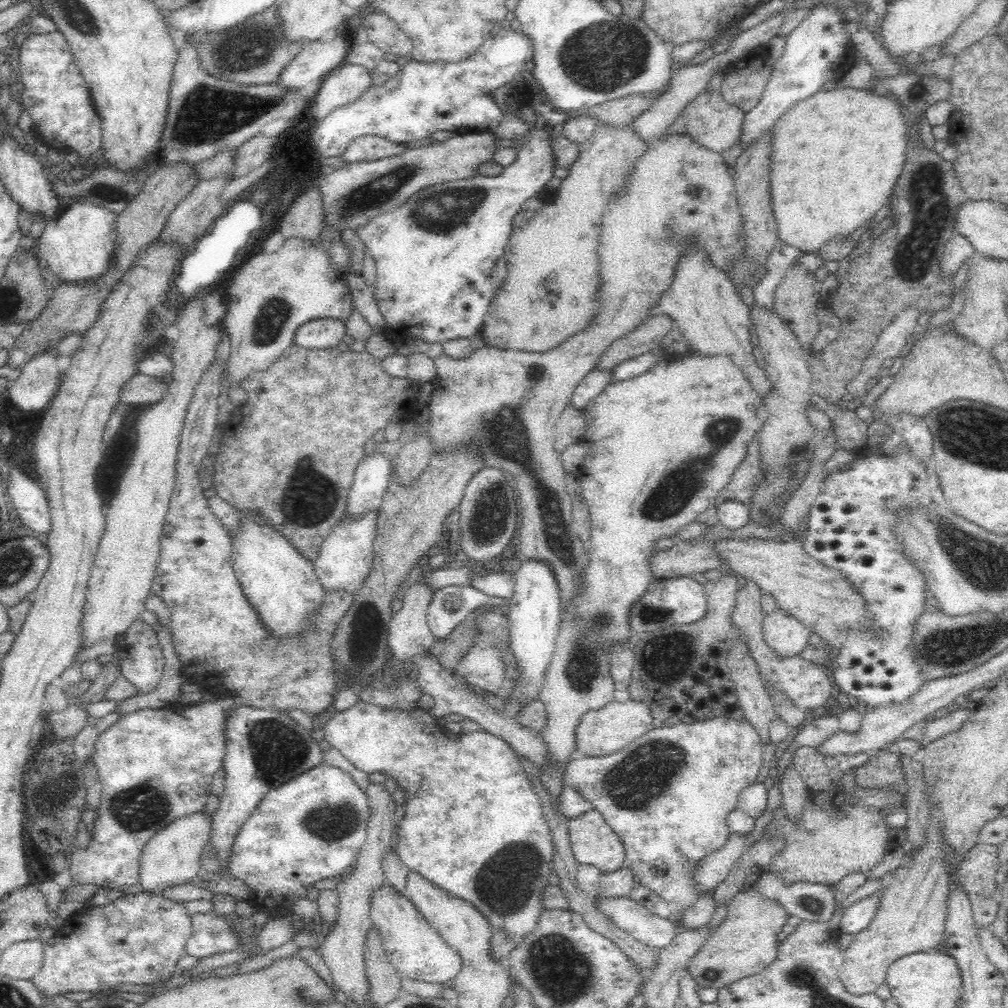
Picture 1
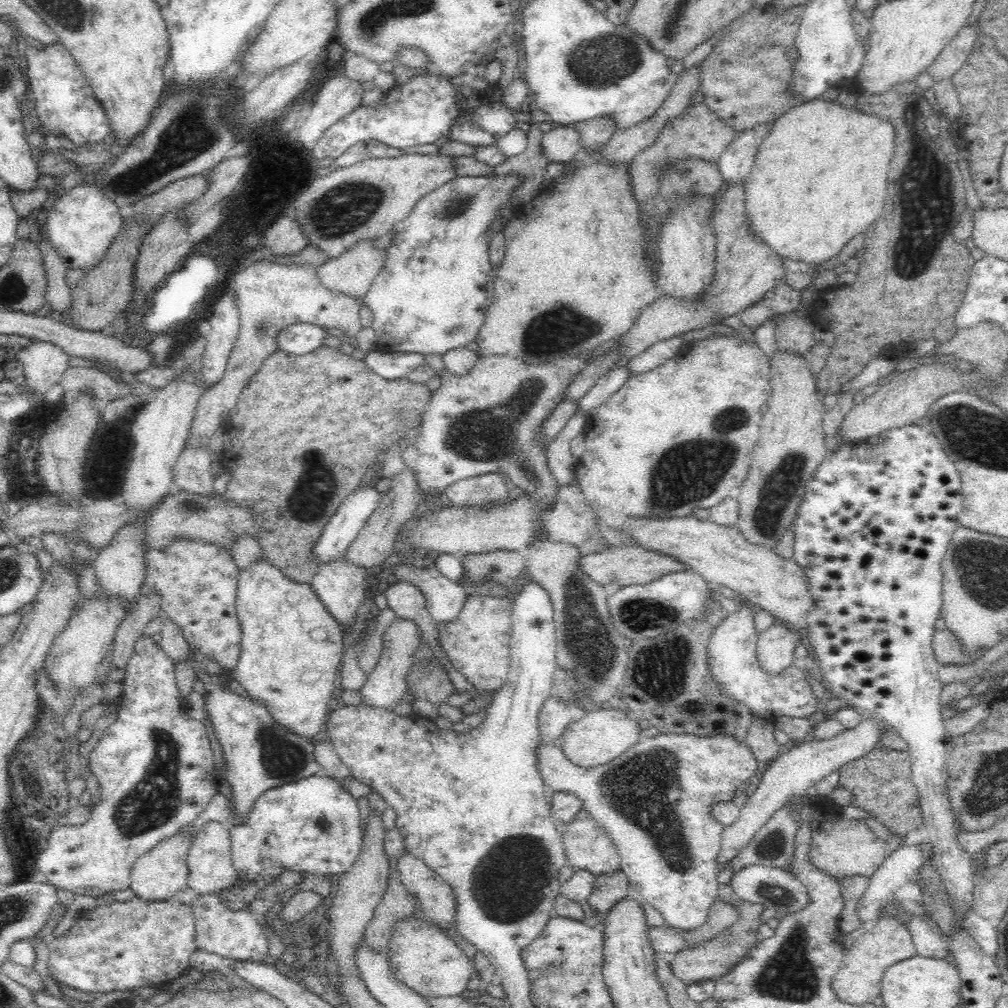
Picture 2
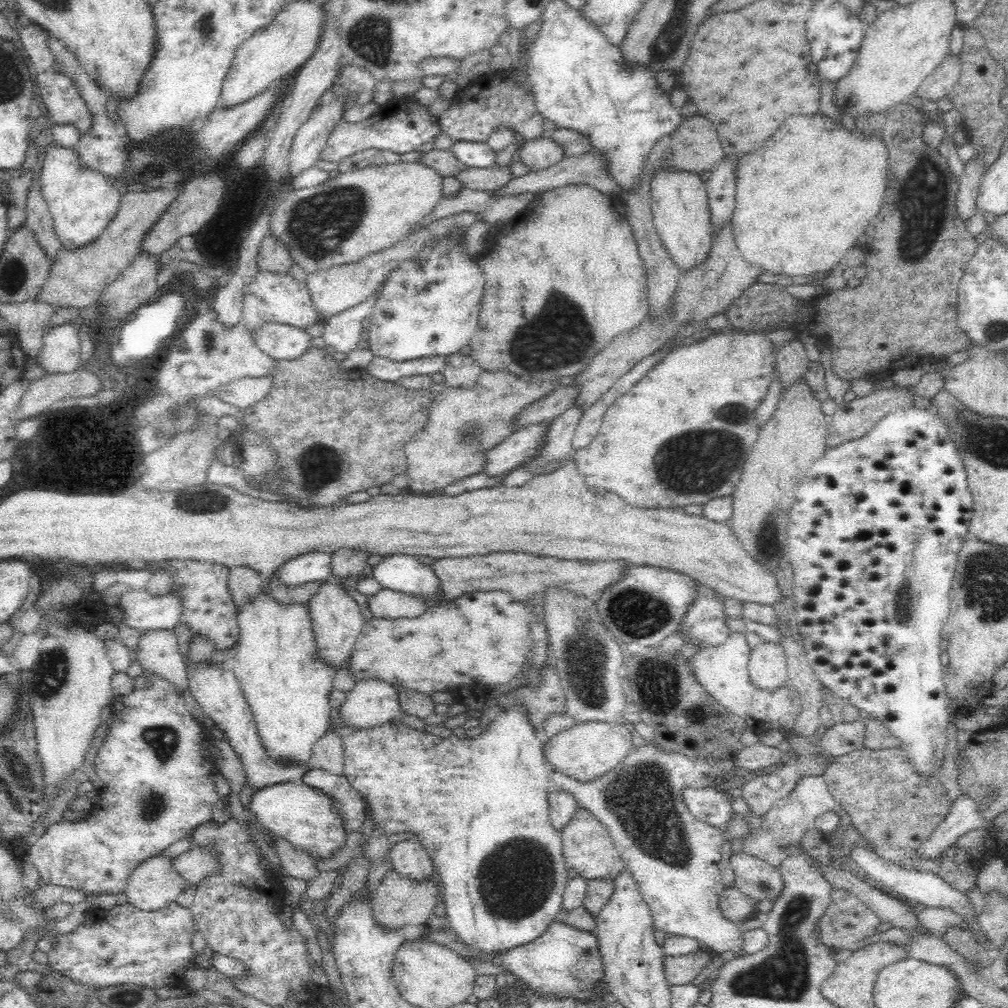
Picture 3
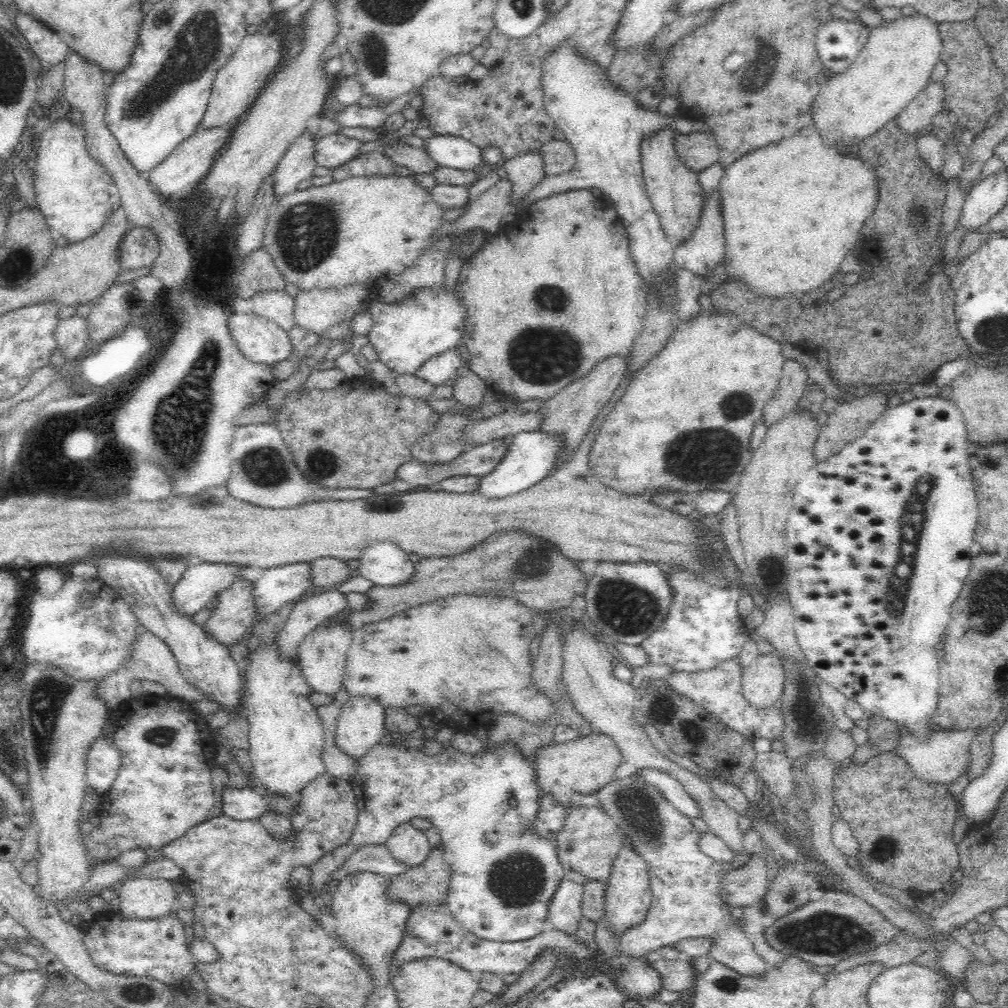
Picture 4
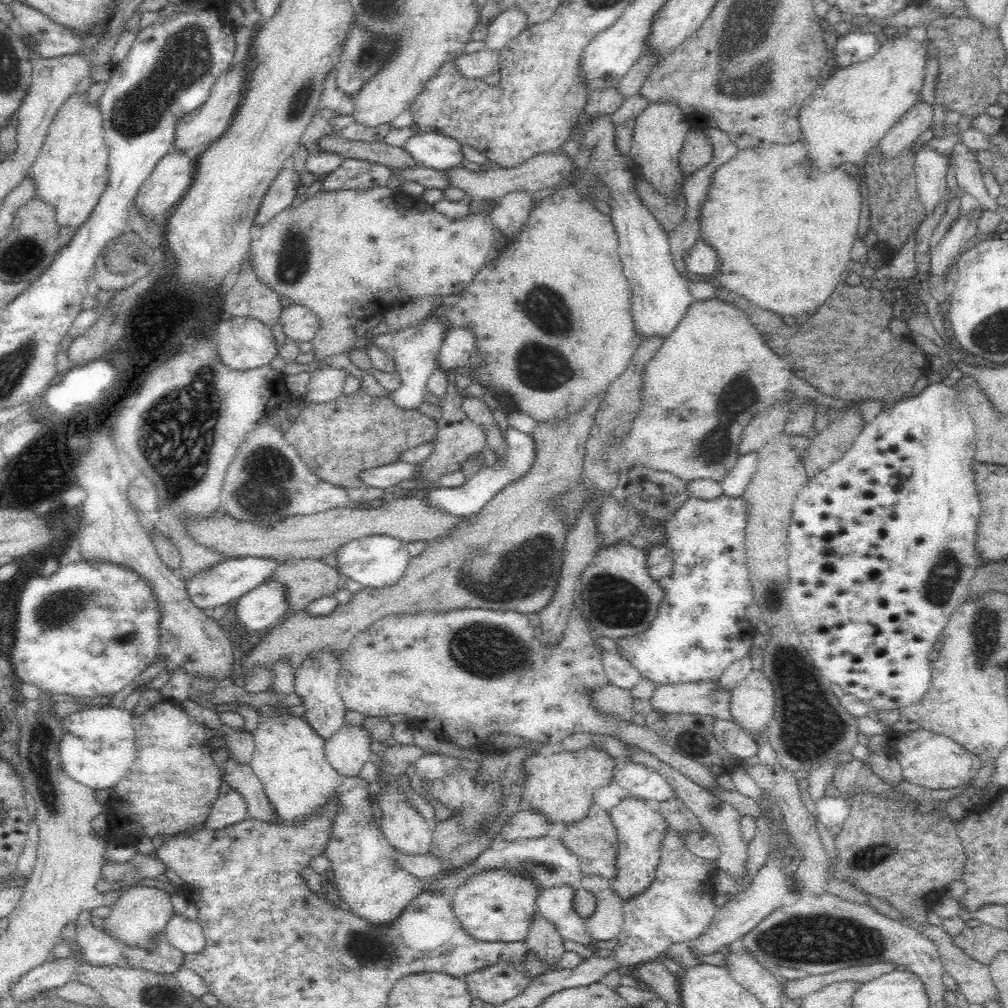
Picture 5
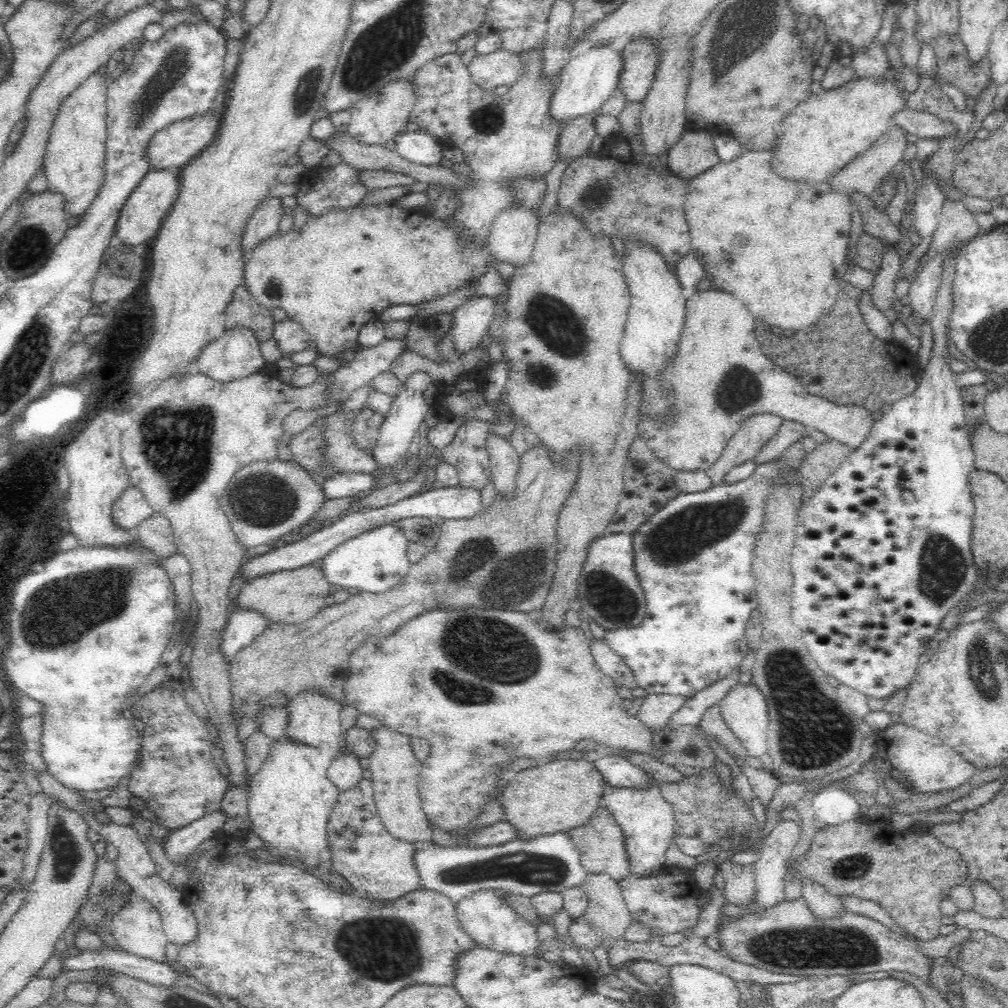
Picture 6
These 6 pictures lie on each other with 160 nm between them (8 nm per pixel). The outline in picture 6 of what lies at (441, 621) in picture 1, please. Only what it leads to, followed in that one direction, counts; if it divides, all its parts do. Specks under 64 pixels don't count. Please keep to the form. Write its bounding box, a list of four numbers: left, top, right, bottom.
[321,522,411,593]

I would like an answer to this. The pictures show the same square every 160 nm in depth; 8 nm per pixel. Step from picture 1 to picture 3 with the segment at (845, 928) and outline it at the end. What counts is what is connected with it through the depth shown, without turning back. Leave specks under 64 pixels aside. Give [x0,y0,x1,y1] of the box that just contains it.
[916,794,990,859]

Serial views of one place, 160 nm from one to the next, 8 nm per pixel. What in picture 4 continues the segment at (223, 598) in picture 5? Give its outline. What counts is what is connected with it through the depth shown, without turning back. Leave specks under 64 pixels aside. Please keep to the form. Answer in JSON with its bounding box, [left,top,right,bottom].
[172,561,243,617]

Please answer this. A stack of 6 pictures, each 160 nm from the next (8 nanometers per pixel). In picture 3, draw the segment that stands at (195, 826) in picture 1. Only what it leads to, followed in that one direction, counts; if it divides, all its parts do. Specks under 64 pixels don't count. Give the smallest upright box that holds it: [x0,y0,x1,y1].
[123,853,188,911]

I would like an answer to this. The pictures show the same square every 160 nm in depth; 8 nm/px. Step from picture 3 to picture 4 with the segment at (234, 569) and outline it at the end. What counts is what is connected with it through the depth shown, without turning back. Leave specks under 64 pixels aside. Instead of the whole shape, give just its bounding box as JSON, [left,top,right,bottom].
[203,577,256,645]

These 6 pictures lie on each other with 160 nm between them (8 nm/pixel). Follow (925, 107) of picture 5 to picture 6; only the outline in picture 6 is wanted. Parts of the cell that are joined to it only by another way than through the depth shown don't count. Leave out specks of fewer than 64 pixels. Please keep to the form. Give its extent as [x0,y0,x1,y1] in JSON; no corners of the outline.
[828,126,908,198]

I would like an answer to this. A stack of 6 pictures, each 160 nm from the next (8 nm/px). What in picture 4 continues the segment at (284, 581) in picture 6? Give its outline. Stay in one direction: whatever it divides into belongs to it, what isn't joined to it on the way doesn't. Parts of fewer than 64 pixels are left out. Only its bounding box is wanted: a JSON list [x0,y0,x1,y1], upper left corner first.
[309,557,350,588]

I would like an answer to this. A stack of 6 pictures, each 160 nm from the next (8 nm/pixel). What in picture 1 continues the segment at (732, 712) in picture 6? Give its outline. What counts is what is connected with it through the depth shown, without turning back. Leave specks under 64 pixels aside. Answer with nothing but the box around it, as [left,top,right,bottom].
[763,608,810,657]

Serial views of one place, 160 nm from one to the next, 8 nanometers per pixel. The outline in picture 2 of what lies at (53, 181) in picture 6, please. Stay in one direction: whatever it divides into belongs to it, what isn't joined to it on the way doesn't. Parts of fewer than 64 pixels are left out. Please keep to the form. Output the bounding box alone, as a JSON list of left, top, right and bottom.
[43,175,122,270]

